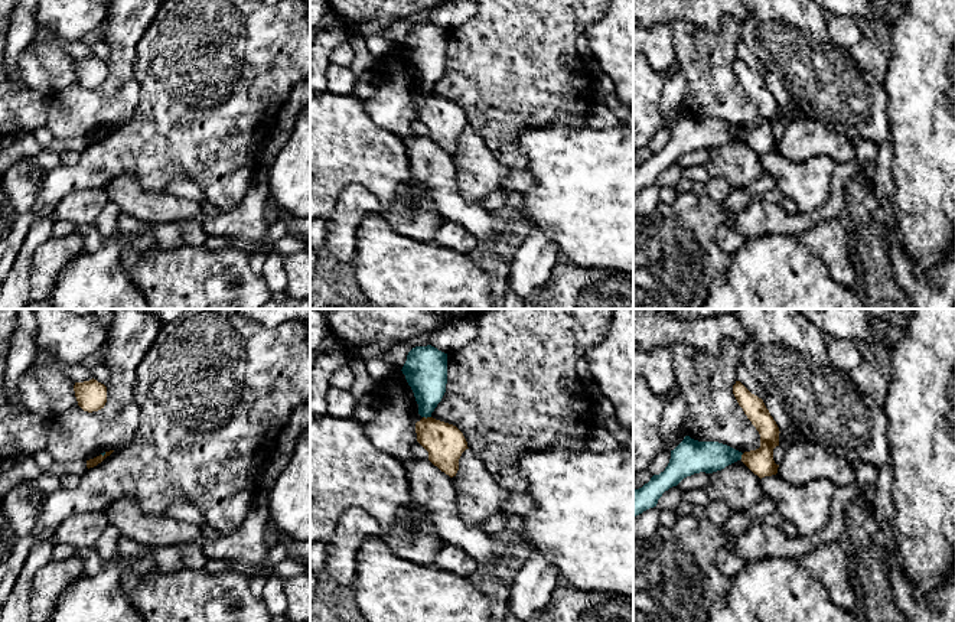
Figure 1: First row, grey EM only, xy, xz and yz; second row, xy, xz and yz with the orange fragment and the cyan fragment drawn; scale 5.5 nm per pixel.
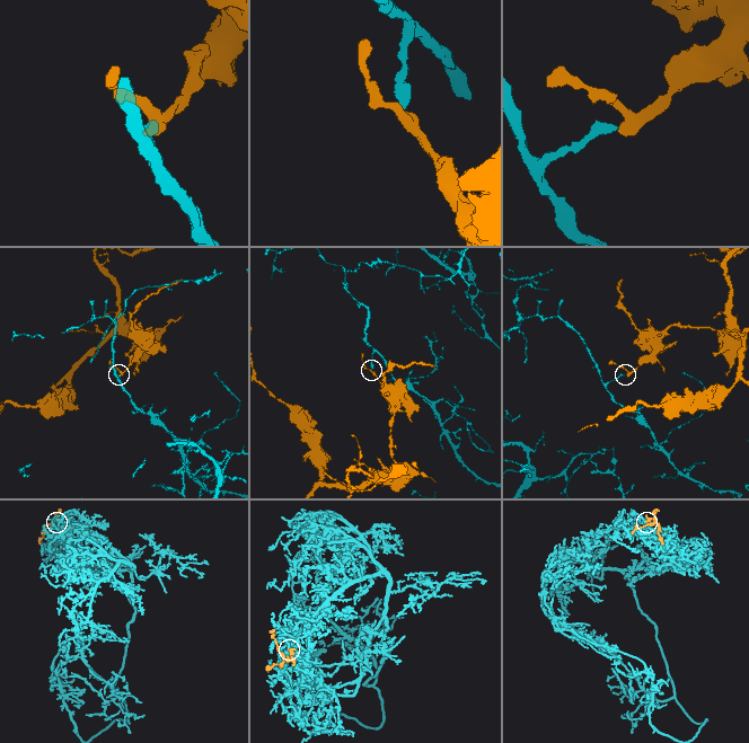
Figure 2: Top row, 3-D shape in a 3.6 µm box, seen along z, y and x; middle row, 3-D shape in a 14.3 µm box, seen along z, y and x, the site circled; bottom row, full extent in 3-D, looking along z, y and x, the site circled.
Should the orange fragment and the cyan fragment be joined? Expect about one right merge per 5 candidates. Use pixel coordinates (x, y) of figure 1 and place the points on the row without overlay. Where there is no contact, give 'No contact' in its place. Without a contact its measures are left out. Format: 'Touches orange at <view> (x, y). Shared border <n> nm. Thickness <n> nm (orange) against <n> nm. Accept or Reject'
Touches orange at xz (427, 94). Shared border 50 nm. Thickness 220 nm (orange) against 240 nm. Reject

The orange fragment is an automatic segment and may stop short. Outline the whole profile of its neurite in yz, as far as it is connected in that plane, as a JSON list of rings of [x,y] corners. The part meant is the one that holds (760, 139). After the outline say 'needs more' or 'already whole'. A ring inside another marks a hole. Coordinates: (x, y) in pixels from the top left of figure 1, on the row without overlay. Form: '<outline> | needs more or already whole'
[[[740,58],[733,62],[733,71],[747,95],[760,111],[760,124],[744,128],[741,139],[760,156],[778,150],[773,126],[779,123],[779,104],[762,75],[752,71]]] | already whole

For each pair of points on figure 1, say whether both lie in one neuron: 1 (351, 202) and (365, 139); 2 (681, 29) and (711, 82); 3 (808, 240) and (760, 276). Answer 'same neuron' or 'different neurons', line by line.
1: different neurons
2: same neuron
3: different neurons

